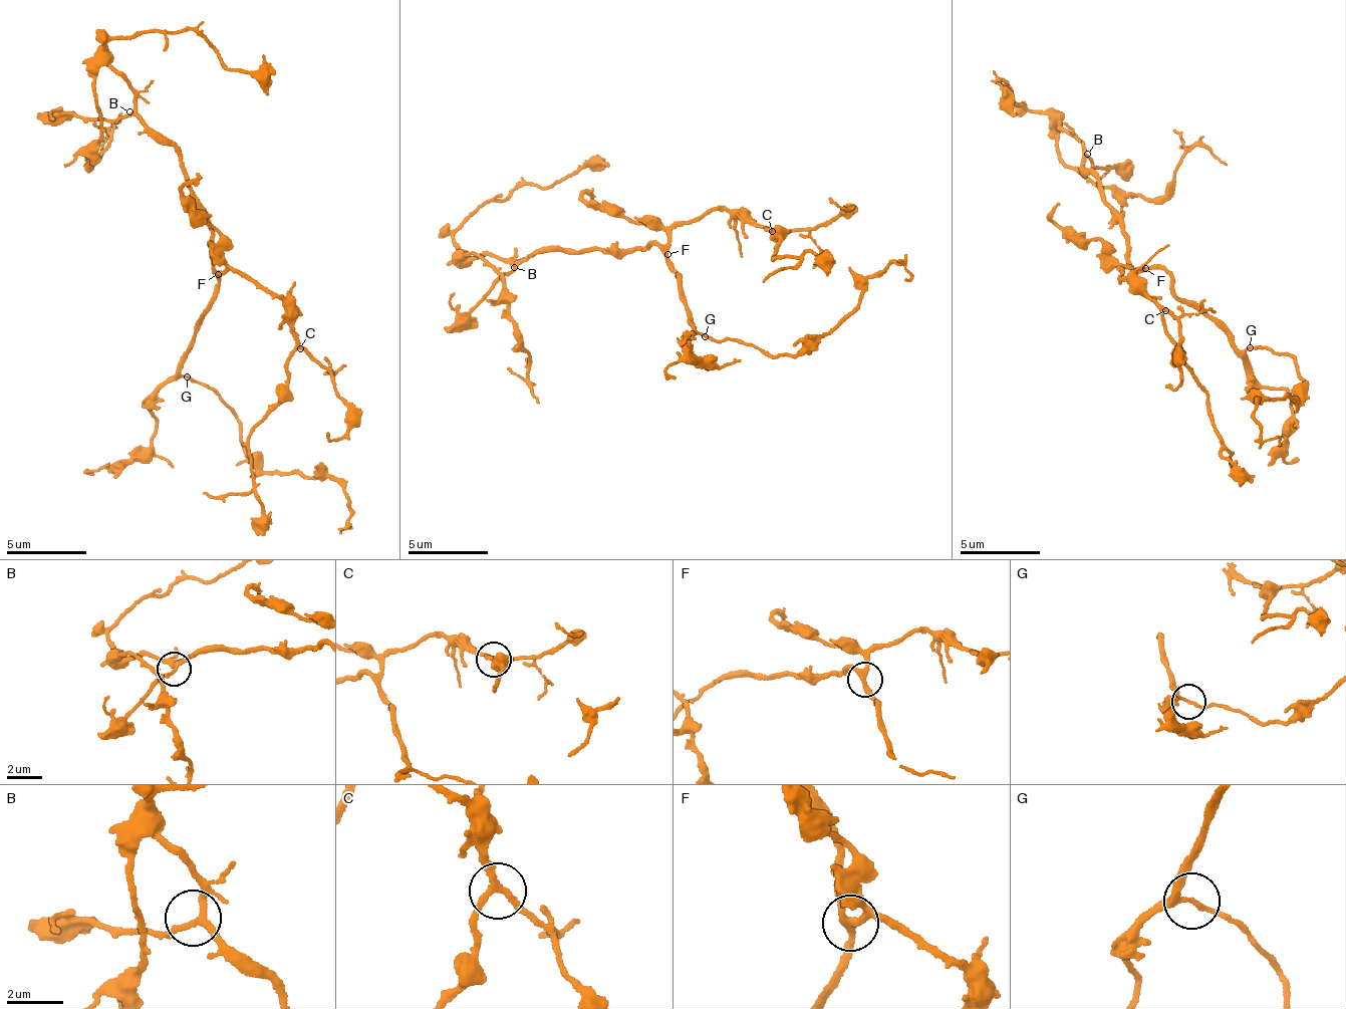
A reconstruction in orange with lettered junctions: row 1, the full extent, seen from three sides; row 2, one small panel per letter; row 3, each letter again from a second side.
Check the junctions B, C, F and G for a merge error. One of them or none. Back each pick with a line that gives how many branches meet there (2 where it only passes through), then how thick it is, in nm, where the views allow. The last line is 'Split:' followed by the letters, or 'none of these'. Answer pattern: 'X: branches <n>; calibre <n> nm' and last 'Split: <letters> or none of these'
Split: none of these

